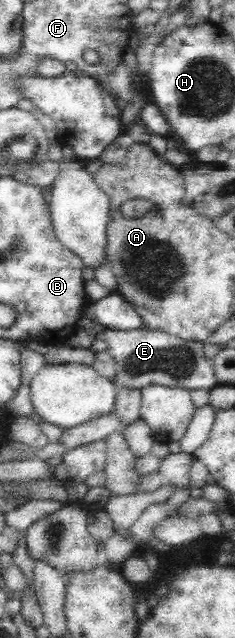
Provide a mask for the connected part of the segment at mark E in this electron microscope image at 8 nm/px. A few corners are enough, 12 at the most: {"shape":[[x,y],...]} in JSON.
{"shape":[[106,328],[116,392],[218,382],[203,342]]}

